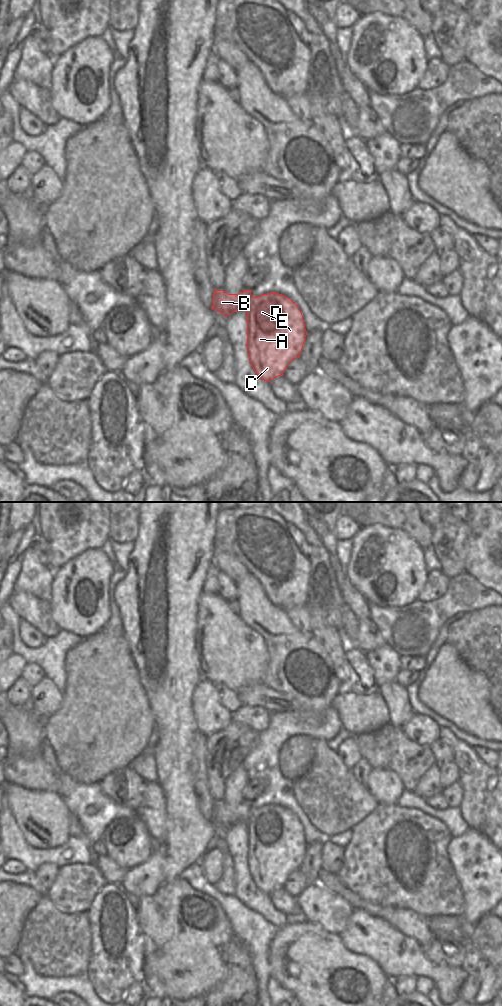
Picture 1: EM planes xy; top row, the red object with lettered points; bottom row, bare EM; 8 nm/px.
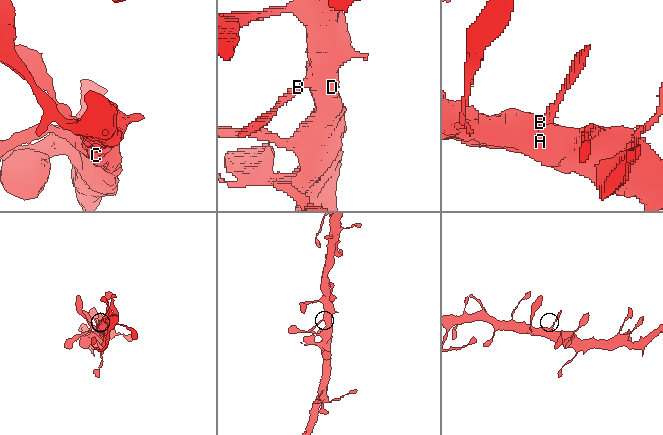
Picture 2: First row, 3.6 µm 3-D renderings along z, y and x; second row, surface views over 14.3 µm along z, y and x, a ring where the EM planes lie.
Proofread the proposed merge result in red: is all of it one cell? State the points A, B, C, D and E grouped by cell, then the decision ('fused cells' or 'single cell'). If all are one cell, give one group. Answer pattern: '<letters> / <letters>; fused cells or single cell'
A B C D E; single cell

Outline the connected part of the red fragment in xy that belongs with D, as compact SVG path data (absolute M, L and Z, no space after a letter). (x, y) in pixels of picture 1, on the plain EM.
M214 801L211 821L225 829L238 822L247 825L247 865L262 892L283 888L287 877L299 870L307 843L301 823L290 810L276 804L253 809L251 802L228 806Z

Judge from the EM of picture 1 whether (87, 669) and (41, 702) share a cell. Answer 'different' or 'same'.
different

